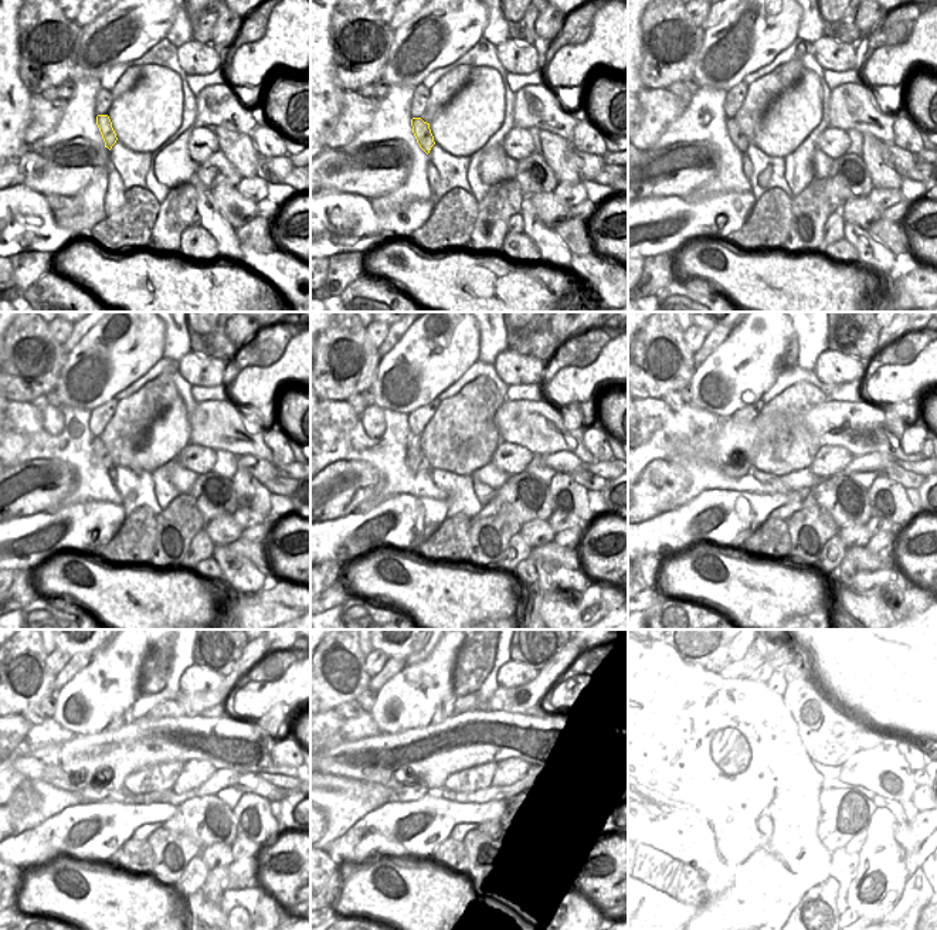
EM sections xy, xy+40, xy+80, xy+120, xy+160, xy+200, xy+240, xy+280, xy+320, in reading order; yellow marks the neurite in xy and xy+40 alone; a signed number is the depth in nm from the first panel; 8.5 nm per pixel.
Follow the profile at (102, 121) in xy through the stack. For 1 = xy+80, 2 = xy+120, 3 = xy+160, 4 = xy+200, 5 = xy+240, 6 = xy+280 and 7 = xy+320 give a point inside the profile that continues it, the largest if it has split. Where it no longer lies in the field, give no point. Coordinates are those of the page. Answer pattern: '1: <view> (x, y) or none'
1: xy+80 (734, 131)
2: xy+120 (101, 454)
3: xy+160 (417, 461)
4: xy+200 (736, 468)
5: xy+240 (92, 793)
6: xy+280 (403, 794)
7: xy+320 (734, 796)

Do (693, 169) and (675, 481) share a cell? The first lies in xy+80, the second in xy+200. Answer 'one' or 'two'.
one

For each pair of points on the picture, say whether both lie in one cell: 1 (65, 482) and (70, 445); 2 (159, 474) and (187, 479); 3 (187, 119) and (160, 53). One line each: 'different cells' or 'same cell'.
1: different cells
2: different cells
3: same cell

